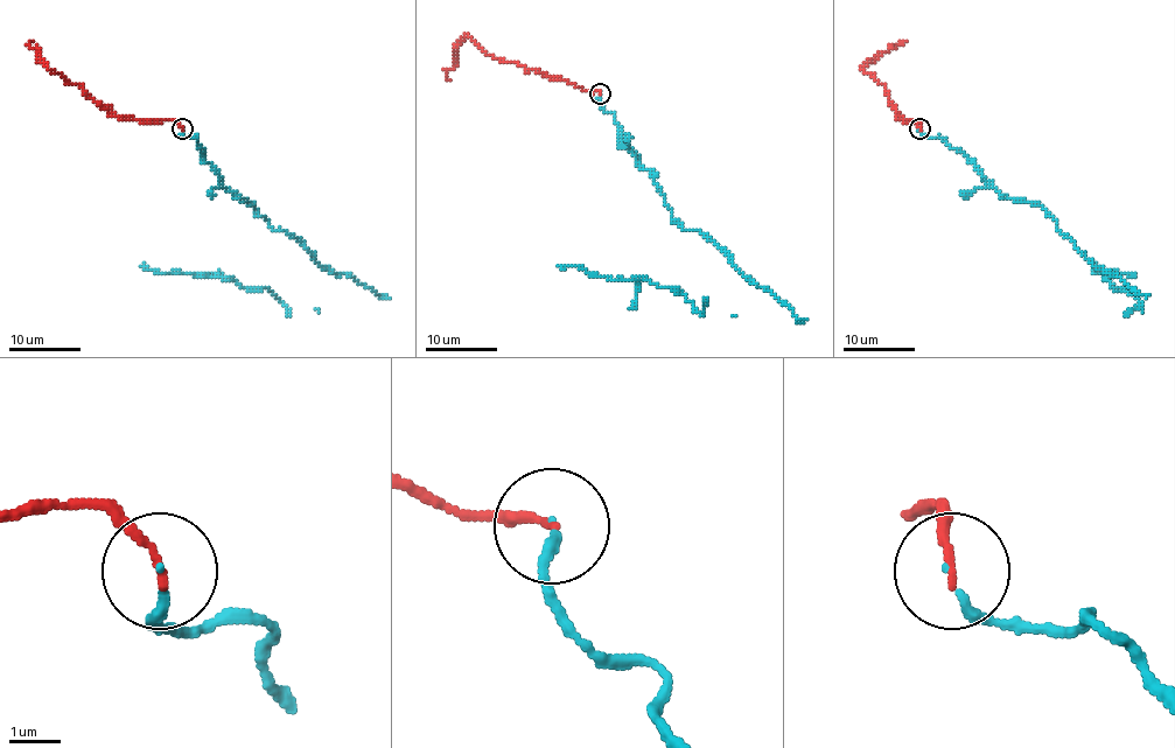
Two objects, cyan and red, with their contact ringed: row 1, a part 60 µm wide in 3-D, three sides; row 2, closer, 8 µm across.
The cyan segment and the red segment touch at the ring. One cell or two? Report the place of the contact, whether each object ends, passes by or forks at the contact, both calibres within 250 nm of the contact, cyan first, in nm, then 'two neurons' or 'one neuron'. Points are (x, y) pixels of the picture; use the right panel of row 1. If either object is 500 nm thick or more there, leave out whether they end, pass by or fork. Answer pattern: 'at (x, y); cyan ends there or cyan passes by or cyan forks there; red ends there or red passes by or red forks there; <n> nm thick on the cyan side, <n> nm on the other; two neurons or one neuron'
at (920, 128); cyan ends there; red ends there; 130 nm thick on the cyan side, 160 nm on the other; one neuron

